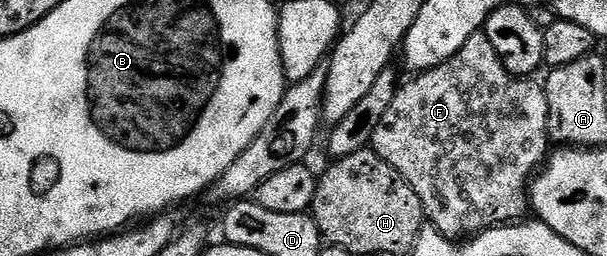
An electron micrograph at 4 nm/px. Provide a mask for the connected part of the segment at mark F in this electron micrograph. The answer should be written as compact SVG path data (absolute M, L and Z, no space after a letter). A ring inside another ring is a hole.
M481 31L472 34L472 38L468 38L468 42L464 42L464 46L460 46L460 50L455 56L448 58L448 62L427 72L417 73L407 84L405 81L399 87L396 98L392 98L392 106L388 106L384 118L380 118L380 126L376 126L372 151L380 158L384 158L384 162L388 162L388 166L392 166L392 170L396 170L396 174L400 174L400 178L404 178L404 182L408 182L408 186L416 190L416 198L420 198L425 219L443 236L458 238L461 232L477 234L483 232L485 228L501 228L503 224L513 224L527 219L531 211L530 185L539 169L547 163L548 153L552 148L548 130L546 89L536 81L534 78L510 75L508 69L500 62L496 50L492 50L492 42L488 42L485 31Z

